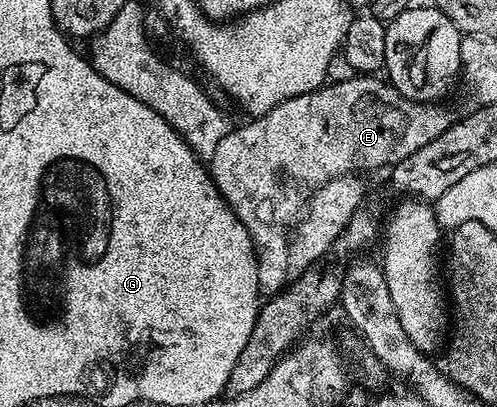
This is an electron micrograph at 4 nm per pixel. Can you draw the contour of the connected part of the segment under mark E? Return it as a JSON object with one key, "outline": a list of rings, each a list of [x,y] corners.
{"outline":[[[378,75],[349,76],[344,78],[343,81],[336,82],[335,85],[333,83],[327,83],[321,89],[317,89],[311,93],[296,95],[292,99],[281,101],[276,107],[272,107],[272,111],[268,111],[264,115],[253,119],[246,119],[243,125],[235,124],[230,132],[224,135],[224,139],[220,139],[220,144],[216,147],[216,152],[208,159],[211,179],[216,183],[220,195],[226,200],[228,207],[236,215],[236,219],[240,219],[240,223],[244,223],[244,227],[248,231],[248,235],[254,244],[254,253],[258,257],[258,292],[263,298],[271,298],[281,292],[292,277],[290,271],[290,238],[288,236],[288,225],[286,229],[281,215],[278,214],[278,205],[274,202],[274,197],[288,196],[290,189],[296,188],[297,185],[317,187],[324,181],[331,181],[334,177],[345,177],[362,171],[358,169],[374,169],[377,165],[393,167],[396,163],[408,159],[412,155],[412,151],[420,151],[420,147],[424,147],[424,143],[432,143],[432,139],[436,139],[436,135],[444,135],[444,131],[448,131],[448,127],[452,123],[452,116],[450,117],[449,111],[445,109],[445,104],[410,101],[404,95],[400,95],[400,91],[396,91],[389,80],[383,79]]]}

